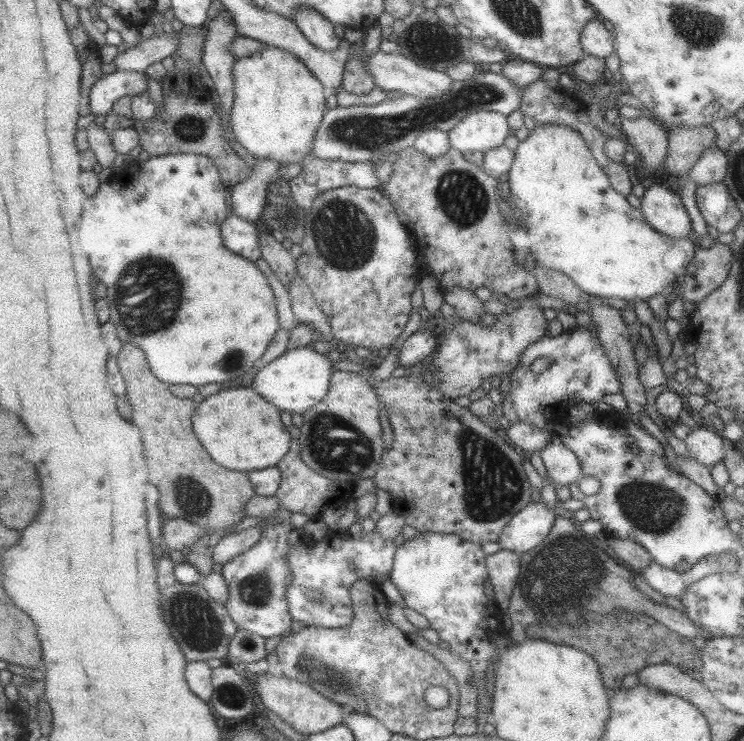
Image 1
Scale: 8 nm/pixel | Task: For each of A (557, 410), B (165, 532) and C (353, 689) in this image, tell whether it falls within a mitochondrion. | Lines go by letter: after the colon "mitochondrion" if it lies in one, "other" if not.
A: other
B: other
C: mitochondrion

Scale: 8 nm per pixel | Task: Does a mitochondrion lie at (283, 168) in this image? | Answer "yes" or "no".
no

